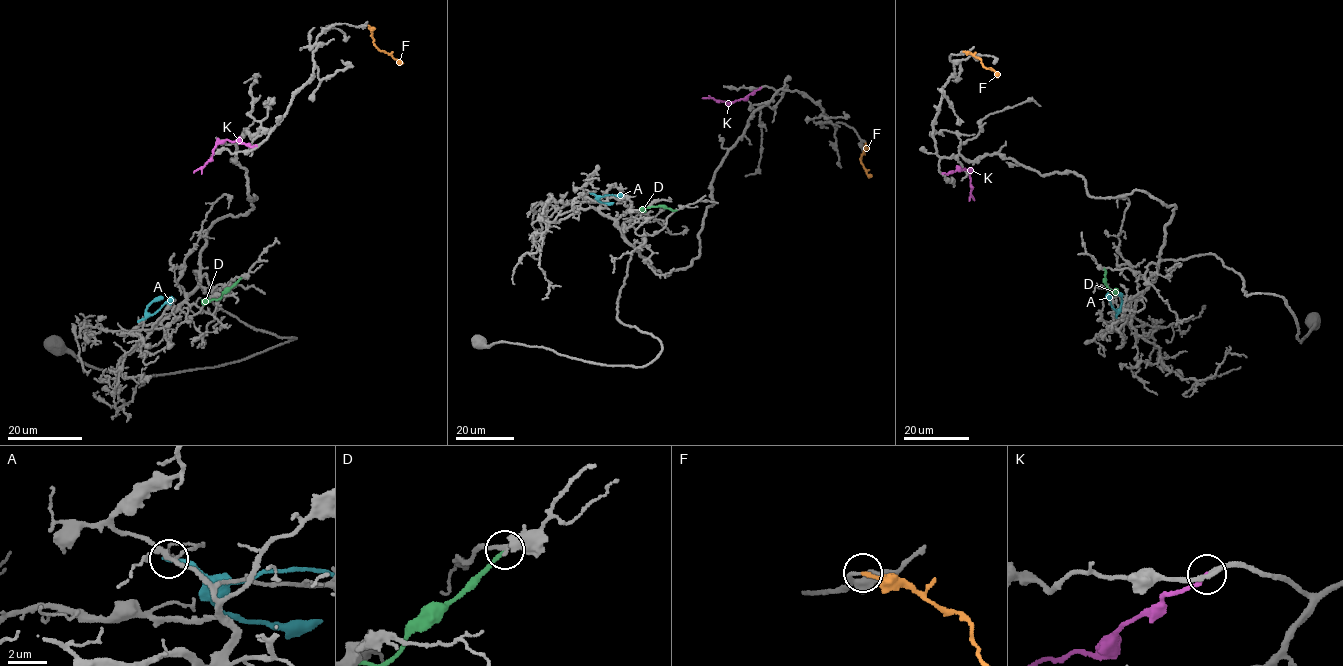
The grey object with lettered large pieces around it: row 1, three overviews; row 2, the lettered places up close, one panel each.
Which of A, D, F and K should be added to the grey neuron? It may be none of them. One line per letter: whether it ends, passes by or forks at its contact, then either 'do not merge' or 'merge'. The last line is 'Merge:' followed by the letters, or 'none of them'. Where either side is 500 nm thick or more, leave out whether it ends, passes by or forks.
A: it ends; do not merge
D: it ends; do not merge
F: it ends; merge
K: it ends; merge
Merge: F, K

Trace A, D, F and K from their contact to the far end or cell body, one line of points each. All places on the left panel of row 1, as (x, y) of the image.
A: (138, 321), (152, 315), (173, 298)
D: (241, 277), (217, 299), (202, 300)
F: (369, 25), (374, 44), (403, 63)
K: (257, 145), (221, 141), (207, 163), (193, 173)

